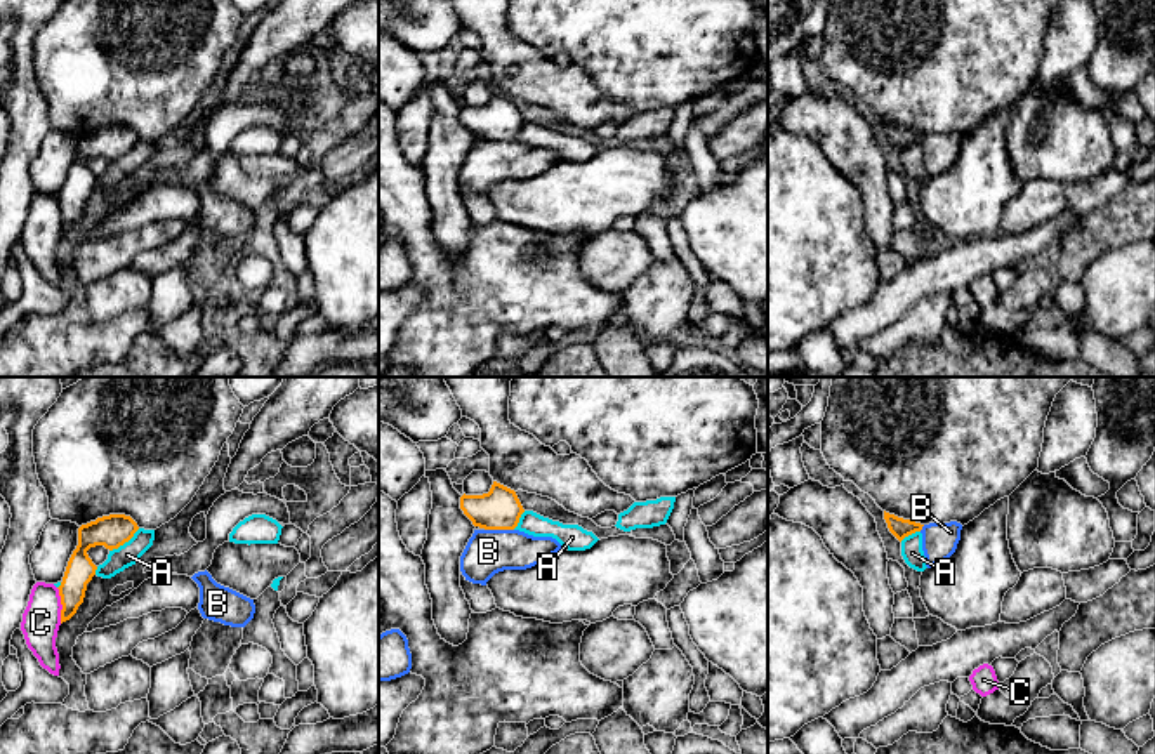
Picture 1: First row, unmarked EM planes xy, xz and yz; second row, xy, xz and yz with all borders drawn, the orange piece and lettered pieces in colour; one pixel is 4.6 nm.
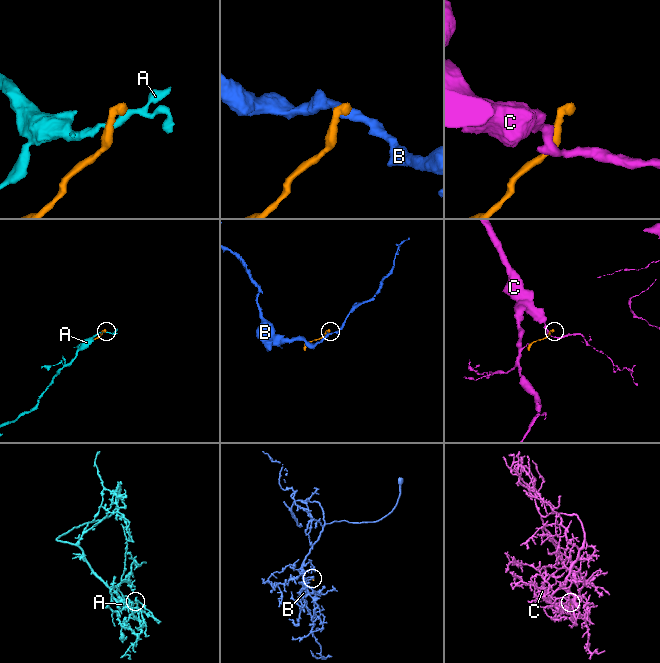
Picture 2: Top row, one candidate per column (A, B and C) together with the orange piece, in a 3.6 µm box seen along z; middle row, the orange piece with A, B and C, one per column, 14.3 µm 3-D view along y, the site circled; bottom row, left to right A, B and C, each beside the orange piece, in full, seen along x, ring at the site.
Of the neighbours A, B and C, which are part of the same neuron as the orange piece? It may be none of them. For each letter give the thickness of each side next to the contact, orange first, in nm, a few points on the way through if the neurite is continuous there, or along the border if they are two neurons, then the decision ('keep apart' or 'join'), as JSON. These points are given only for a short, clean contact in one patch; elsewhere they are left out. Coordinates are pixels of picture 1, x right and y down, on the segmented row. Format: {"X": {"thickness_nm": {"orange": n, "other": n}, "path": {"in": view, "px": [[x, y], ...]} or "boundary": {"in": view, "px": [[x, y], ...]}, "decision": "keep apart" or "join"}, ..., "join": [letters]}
{"A": {"thickness_nm": {"orange": 150, "other": 110}, "boundary": {"in": "xy", "px": [[139, 529], [110, 551]]}, "decision": "keep apart"}, "B": {"thickness_nm": {"orange": 190, "other": 200}, "decision": "keep apart"}, "C": {"thickness_nm": {"orange": 130, "other": 180}, "boundary": {"in": "xy", "px": [[56, 588], [61, 598], [61, 622]]}, "decision": "keep apart"}, "join": []}

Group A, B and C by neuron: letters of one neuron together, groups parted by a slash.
A / B / C

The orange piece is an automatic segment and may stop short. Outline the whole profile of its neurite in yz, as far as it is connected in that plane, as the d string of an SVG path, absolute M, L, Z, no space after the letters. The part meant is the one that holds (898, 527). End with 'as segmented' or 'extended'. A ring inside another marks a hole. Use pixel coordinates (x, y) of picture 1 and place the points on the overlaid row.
M884 511L884 519L888 523L889 532L901 542L905 537L921 532L924 525L898 518Z; as segmented

